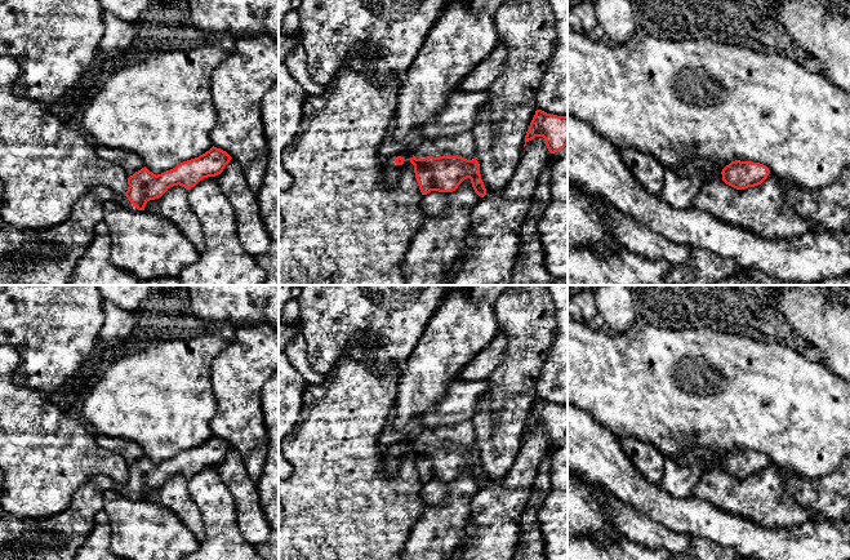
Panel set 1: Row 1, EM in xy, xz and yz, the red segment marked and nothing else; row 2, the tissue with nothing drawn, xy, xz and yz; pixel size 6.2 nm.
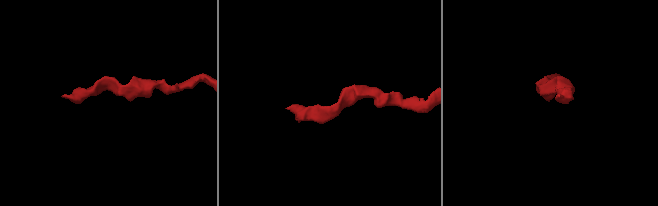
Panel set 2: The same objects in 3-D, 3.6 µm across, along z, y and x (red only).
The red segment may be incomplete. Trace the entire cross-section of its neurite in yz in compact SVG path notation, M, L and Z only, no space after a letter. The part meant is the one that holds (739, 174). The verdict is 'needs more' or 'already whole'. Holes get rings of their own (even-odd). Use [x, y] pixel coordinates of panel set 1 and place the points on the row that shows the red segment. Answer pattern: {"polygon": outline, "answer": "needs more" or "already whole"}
{"polygon": "M735 160L724 168L721 174L726 185L736 190L746 190L761 185L770 170L760 163Z", "answer": "already whole"}

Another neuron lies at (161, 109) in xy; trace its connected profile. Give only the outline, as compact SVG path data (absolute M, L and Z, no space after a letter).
M214 39L191 49L148 54L116 71L86 107L83 116L86 135L98 146L137 154L156 175L199 157L213 147L210 133L217 124L210 77L228 55Z

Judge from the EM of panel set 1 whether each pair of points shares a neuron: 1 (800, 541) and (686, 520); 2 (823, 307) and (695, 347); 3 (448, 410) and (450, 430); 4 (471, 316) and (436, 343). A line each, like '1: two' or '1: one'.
1: one
2: two
3: two
4: one

